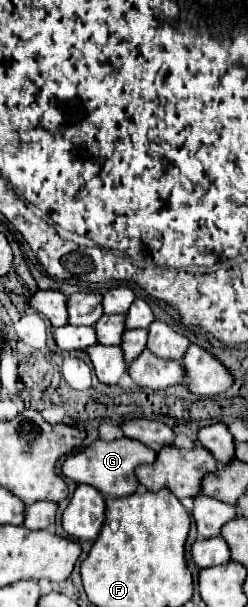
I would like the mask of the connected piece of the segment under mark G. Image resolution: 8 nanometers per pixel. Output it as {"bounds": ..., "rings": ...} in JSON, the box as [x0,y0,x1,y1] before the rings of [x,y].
{"bounds":[62,437,156,497],"rings":[[[120,437],[114,441],[94,441],[92,445],[88,445],[86,449],[82,449],[76,455],[66,457],[64,465],[62,465],[62,475],[76,481],[76,483],[86,483],[92,485],[94,489],[98,489],[104,497],[112,495],[112,497],[124,497],[136,491],[136,477],[134,477],[134,469],[140,463],[152,463],[156,459],[156,451],[142,445],[136,439],[128,439],[128,437]]]}

